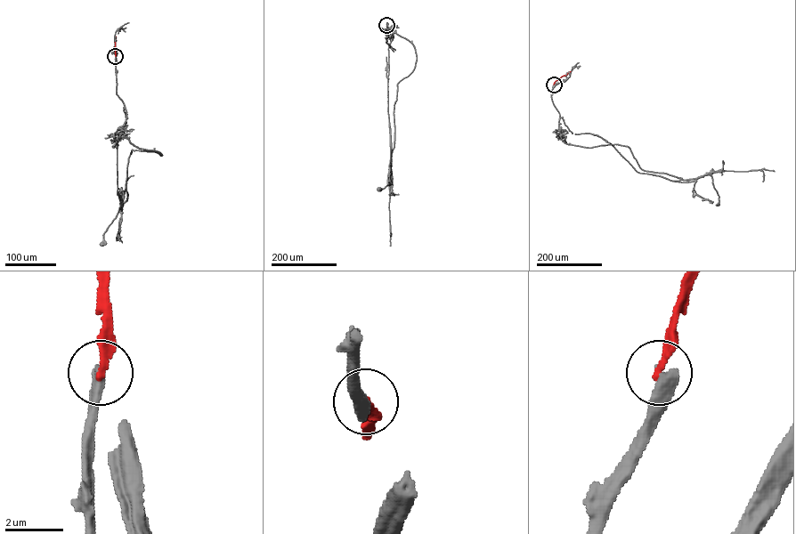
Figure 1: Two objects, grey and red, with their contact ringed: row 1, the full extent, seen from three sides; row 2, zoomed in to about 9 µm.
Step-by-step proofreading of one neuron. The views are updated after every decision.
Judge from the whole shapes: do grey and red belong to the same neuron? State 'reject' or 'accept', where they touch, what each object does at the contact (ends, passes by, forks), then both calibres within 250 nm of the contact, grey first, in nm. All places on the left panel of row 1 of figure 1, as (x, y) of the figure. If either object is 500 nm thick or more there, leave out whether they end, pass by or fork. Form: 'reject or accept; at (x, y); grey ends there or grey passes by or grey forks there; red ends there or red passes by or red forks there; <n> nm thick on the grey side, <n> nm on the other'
reject; at (115, 56); grey ends there; red ends there; 480 nm thick on the grey side, 240 nm on the other

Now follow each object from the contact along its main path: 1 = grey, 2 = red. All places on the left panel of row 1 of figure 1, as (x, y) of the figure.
1: (115, 56), (124, 133), (162, 155), (132, 150), (126, 200), (102, 244)
2: (115, 56), (116, 36)

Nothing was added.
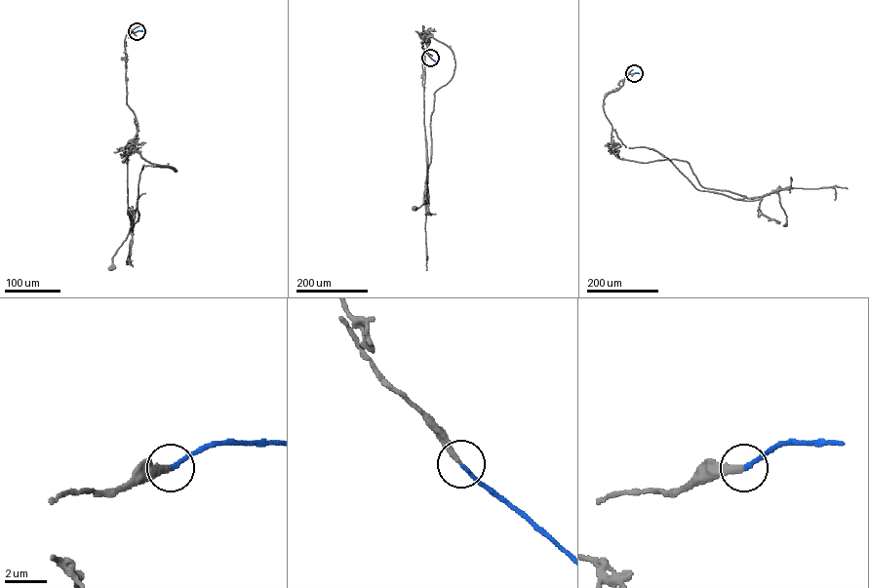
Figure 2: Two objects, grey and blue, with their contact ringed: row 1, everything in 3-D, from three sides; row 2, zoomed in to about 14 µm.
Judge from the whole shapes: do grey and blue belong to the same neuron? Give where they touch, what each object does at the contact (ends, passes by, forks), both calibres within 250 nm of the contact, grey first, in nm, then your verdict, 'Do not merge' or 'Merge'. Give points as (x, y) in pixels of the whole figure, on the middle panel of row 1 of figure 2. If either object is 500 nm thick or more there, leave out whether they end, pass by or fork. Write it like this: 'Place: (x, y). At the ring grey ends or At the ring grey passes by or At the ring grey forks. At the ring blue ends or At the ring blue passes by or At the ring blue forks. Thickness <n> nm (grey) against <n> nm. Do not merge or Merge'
Place: (430, 58). At the ring grey ends. At the ring blue ends. Thickness 280 nm (grey) against 190 nm. Merge

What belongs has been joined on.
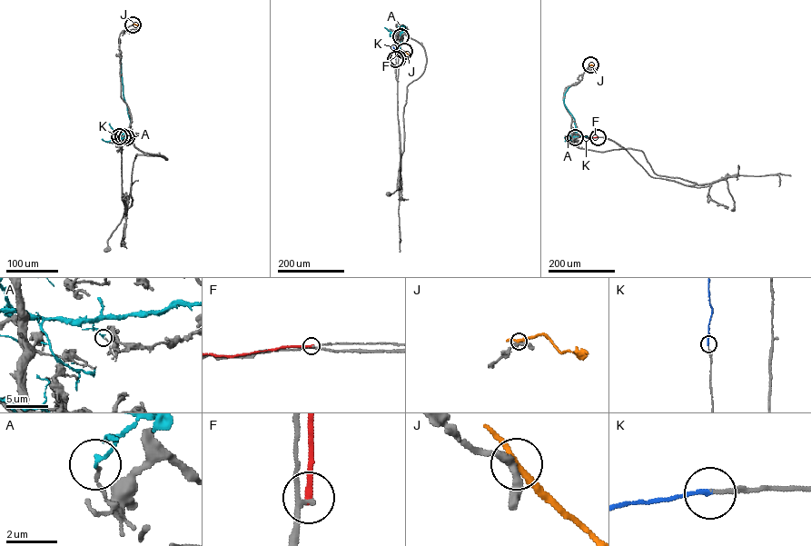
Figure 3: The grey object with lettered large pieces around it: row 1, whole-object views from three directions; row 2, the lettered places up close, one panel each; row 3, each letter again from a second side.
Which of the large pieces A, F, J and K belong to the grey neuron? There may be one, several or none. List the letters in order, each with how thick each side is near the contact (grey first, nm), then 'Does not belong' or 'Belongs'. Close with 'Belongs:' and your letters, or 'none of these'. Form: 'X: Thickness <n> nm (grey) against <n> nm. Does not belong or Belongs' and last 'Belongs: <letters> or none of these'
A: Thickness 110 nm (grey) against 130 nm. Does not belong
F: Thickness 170 nm (grey) against 240 nm. Does not belong
J: Thickness 320 nm (grey) against 240 nm. Does not belong
K: Thickness 130 nm (grey) against 160 nm. Belongs
Belongs: K

